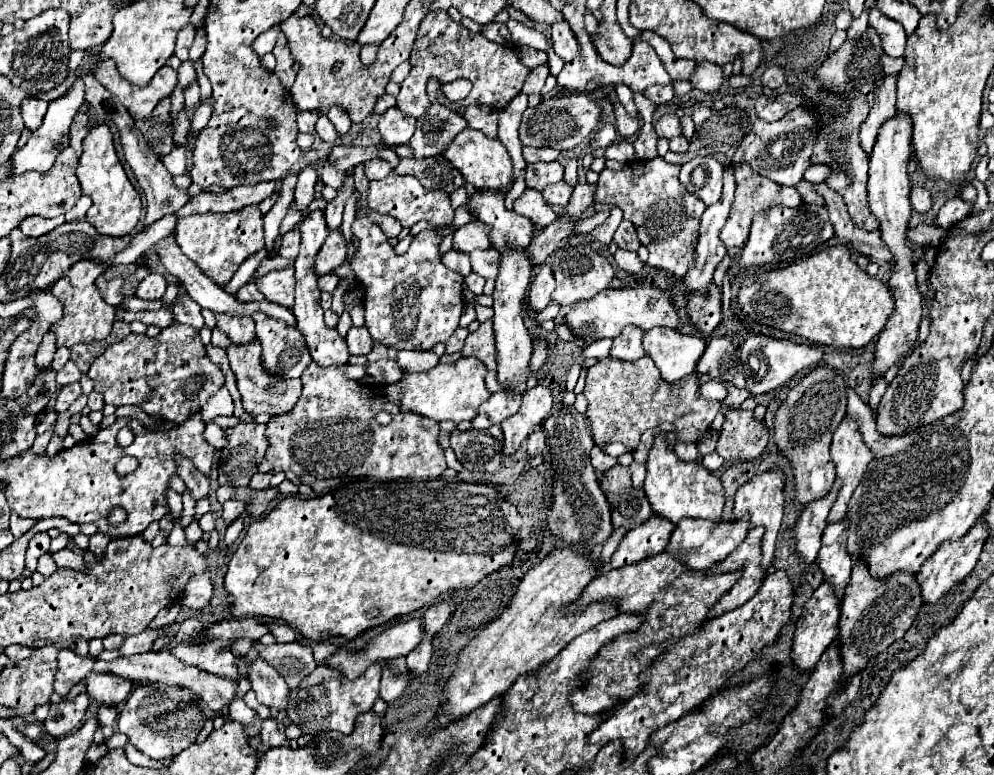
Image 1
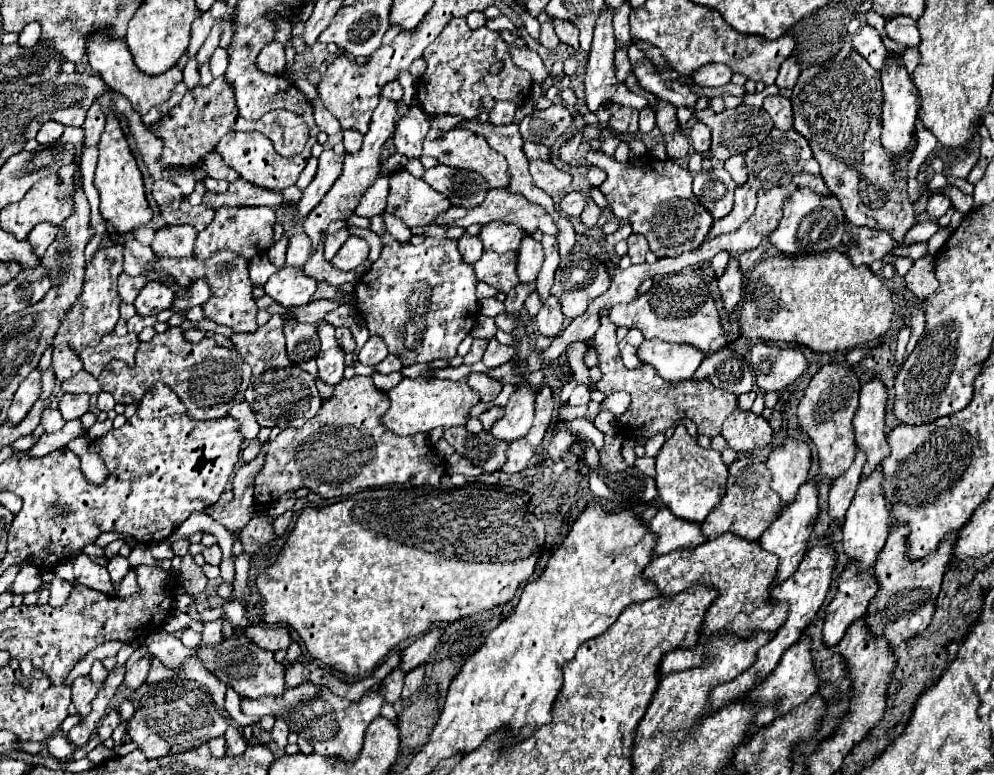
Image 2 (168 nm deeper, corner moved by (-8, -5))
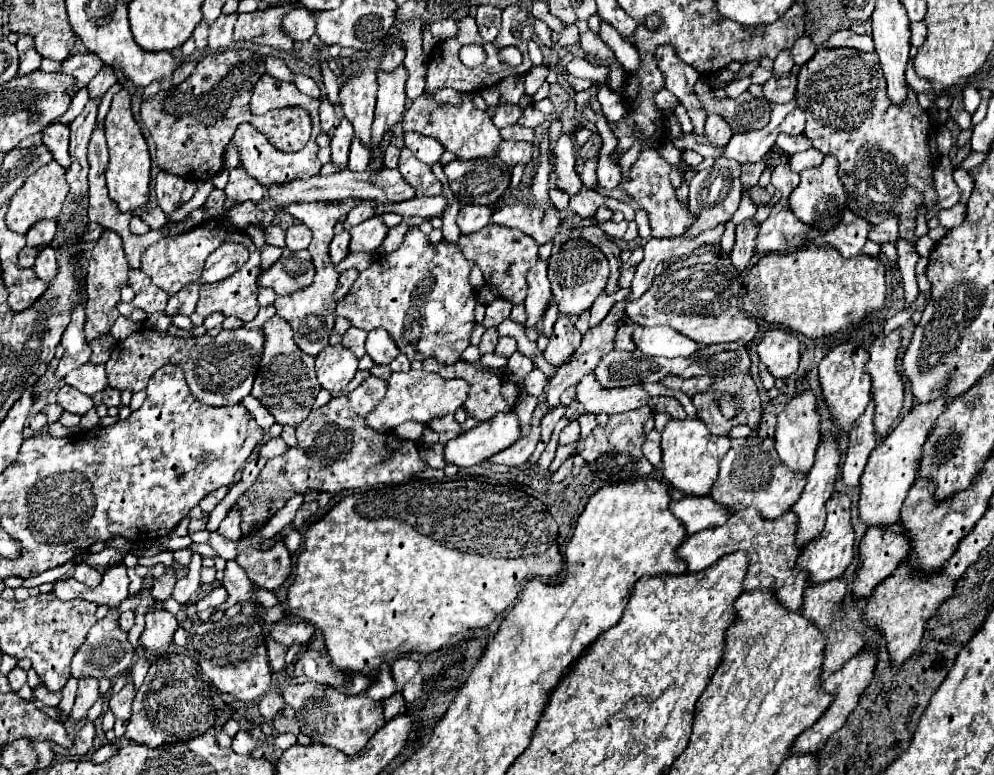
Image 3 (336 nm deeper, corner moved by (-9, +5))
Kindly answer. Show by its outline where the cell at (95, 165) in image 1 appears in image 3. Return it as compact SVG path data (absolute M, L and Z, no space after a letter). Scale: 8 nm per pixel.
M126 89L118 91L112 99L110 111L106 115L106 141L108 141L108 153L110 153L110 163L106 169L106 183L110 197L118 203L120 211L134 211L140 209L148 203L148 185L150 185L150 155L148 155L148 145L132 119L130 113L130 95Z

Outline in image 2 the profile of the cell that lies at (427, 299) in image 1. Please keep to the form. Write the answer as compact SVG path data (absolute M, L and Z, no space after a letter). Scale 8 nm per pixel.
M393 235L383 237L383 253L355 285L355 305L369 335L385 339L405 367L453 359L459 343L473 329L479 315L473 265L463 263L457 241L427 237L421 245L399 243Z

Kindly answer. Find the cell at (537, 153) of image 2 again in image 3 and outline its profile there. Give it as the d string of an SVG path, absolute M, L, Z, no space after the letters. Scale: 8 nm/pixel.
M510 125L508 129L504 129L500 133L502 133L502 139L506 139L506 141L528 141L528 143L536 141L536 131L522 127L522 125Z

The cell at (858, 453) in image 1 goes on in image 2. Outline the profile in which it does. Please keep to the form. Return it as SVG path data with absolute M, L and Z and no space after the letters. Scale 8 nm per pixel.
M873 377L861 387L859 411L853 419L857 447L865 449L867 463L863 467L863 477L871 475L875 467L889 455L889 445L885 439L885 409L887 409L887 389L881 379Z

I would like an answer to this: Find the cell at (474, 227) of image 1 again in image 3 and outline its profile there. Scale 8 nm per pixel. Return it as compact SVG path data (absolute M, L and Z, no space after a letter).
M544 135L542 143L540 143L540 163L534 175L534 183L532 183L532 201L530 203L522 203L522 205L514 205L514 207L502 207L498 211L492 213L492 221L496 225L502 227L518 227L522 233L530 235L538 245L554 239L554 235L560 231L562 221L556 217L556 211L548 199L548 173L550 173L550 163L548 163L548 135Z

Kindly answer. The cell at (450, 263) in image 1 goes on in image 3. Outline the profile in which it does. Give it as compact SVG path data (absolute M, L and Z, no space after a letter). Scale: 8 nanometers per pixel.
M466 205L460 209L458 213L458 227L462 231L462 235L470 235L480 231L482 227L488 225L492 211L488 207L480 207L480 205Z

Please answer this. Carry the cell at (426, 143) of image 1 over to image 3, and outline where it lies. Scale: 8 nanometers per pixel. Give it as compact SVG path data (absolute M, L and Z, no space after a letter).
M504 105L504 109L498 109L498 113L492 117L492 121L498 129L504 129L508 125L514 125L518 121L520 113L522 113L522 109L518 105Z

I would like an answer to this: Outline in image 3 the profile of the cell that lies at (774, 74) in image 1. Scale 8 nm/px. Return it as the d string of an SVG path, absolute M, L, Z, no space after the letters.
M802 35L796 43L794 43L794 47L792 47L792 59L794 59L794 63L796 65L804 65L810 57L812 57L812 53L816 53L816 45L810 41L810 37L806 37L806 35Z

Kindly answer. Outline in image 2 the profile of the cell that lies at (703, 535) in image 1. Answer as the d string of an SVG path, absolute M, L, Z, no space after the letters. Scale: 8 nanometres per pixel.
M739 453L739 459L735 459L729 465L727 487L721 505L715 511L711 511L711 515L707 515L707 521L701 523L701 529L707 535L707 539L715 539L731 531L743 539L757 541L783 509L783 505L779 503L779 495L775 495L775 491L771 491L769 485L771 485L771 473L767 471L765 461L751 453Z

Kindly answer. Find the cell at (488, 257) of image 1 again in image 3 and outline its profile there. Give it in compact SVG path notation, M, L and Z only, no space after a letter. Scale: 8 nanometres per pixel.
M488 223L480 233L472 233L468 237L460 237L458 241L462 253L476 261L484 273L488 285L496 285L500 295L512 299L514 303L522 303L526 297L526 271L532 267L532 261L538 257L538 245L532 237L520 233L518 229L504 229L500 225Z

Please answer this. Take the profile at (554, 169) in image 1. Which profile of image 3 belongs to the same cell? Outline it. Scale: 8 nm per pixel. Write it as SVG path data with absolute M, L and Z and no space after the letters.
M504 141L500 143L500 149L498 149L498 157L508 163L508 165L528 165L532 161L532 151L534 151L534 145L532 143L526 143L526 141Z

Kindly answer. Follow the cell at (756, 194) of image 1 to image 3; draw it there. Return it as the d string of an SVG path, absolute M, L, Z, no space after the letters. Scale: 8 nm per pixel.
M778 165L778 167L772 171L772 181L770 181L770 183L772 183L774 189L780 191L780 199L778 199L780 205L786 205L786 203L788 203L788 195L790 195L792 189L798 185L798 181L800 181L798 173L790 171L790 167L786 167L786 165Z

